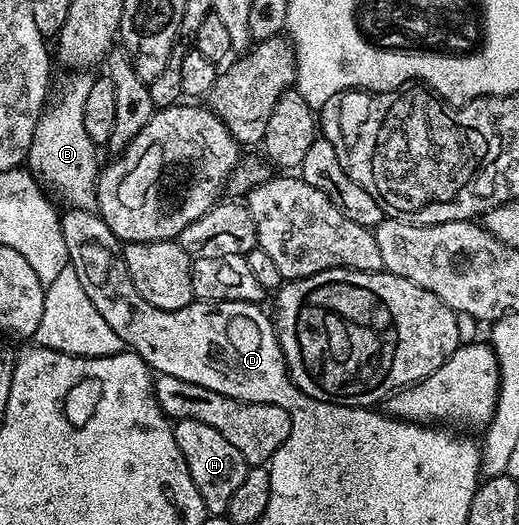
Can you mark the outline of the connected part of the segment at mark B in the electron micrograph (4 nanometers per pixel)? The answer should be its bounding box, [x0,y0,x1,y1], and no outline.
[26,84,100,212]

